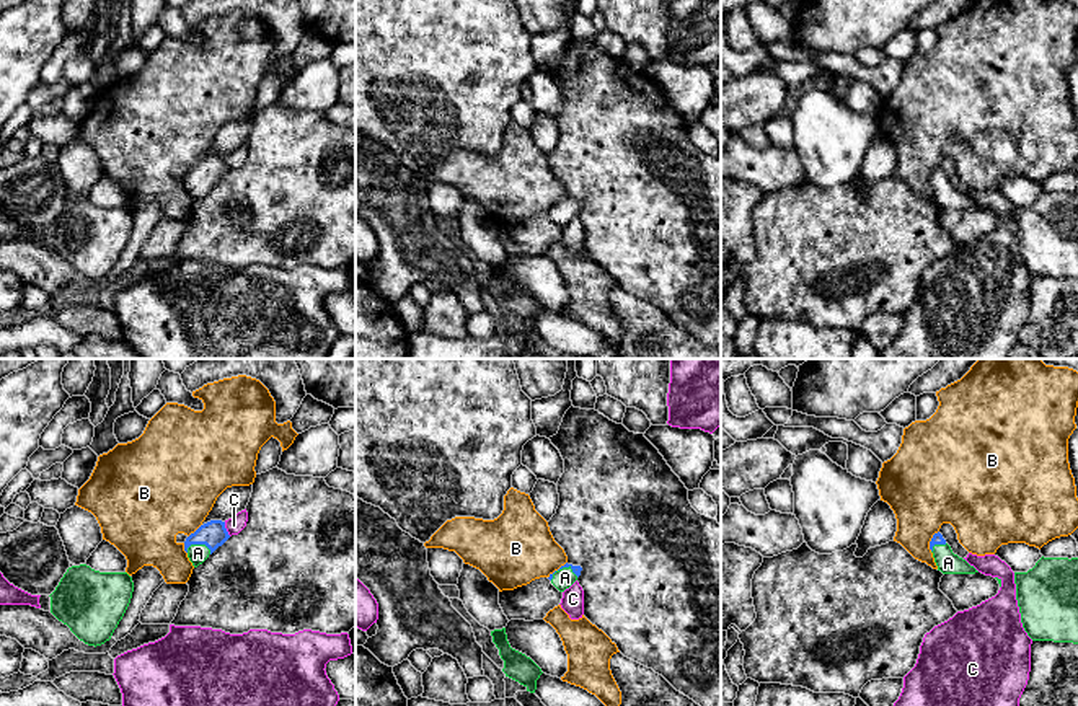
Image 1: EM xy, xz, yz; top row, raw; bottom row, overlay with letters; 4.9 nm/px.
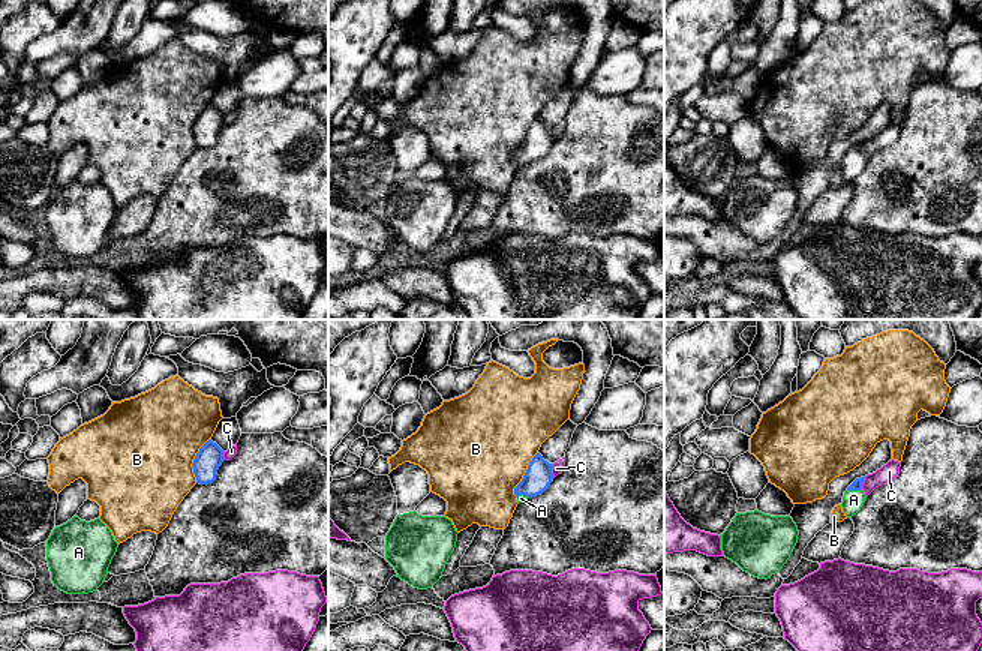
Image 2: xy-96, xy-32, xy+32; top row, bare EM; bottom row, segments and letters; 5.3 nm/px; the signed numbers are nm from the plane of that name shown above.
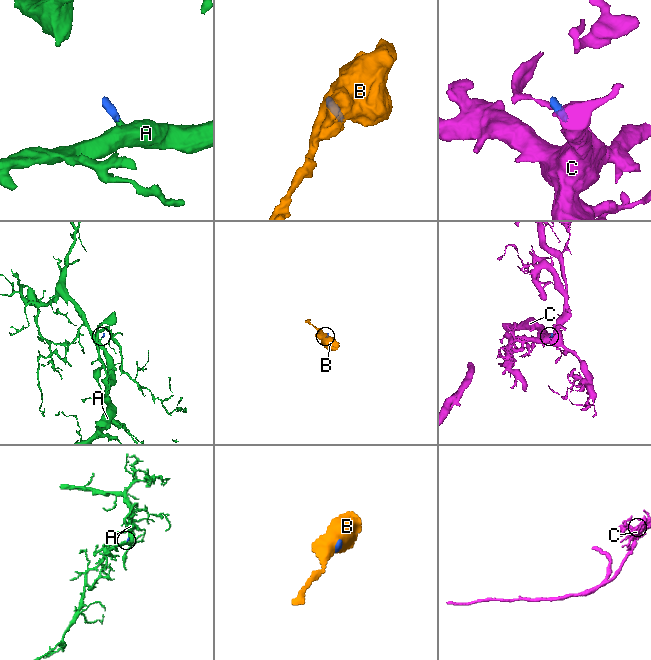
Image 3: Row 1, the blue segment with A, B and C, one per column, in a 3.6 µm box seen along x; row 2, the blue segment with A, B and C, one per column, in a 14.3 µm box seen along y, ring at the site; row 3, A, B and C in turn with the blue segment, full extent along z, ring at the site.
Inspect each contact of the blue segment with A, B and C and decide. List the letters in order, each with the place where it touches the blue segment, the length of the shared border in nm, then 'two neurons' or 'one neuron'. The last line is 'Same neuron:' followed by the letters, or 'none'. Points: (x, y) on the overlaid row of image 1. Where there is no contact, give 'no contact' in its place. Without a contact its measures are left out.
A: meets blue in xy at (199, 543); contact 130 nm long; one neuron
B: meets blue in yz at (932, 540); contact 110 nm long; two neurons
C: meets blue in xy at (225, 529); contact 80 nm long; two neurons
Same neuron: A

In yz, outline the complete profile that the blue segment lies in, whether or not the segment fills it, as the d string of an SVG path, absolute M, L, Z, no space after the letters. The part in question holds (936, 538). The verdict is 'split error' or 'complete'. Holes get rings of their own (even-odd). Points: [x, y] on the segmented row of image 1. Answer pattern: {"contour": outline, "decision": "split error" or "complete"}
{"contour": "M938 532L930 541L930 549L933 553L938 571L943 574L975 574L979 572L965 559L952 553L951 546L946 543L943 535Z", "decision": "split error"}

